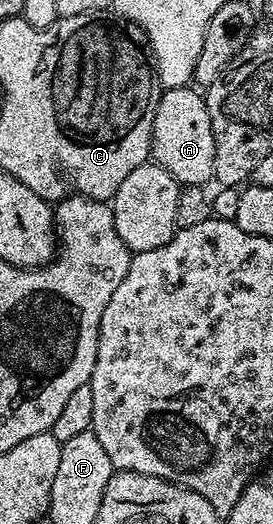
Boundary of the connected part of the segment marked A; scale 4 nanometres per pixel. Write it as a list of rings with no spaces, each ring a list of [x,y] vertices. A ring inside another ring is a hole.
[[[194,86],[169,87],[159,96],[159,104],[153,117],[151,134],[151,159],[165,173],[169,173],[180,185],[197,187],[212,182],[215,170],[213,157],[213,125],[209,121],[207,100],[194,91]]]

